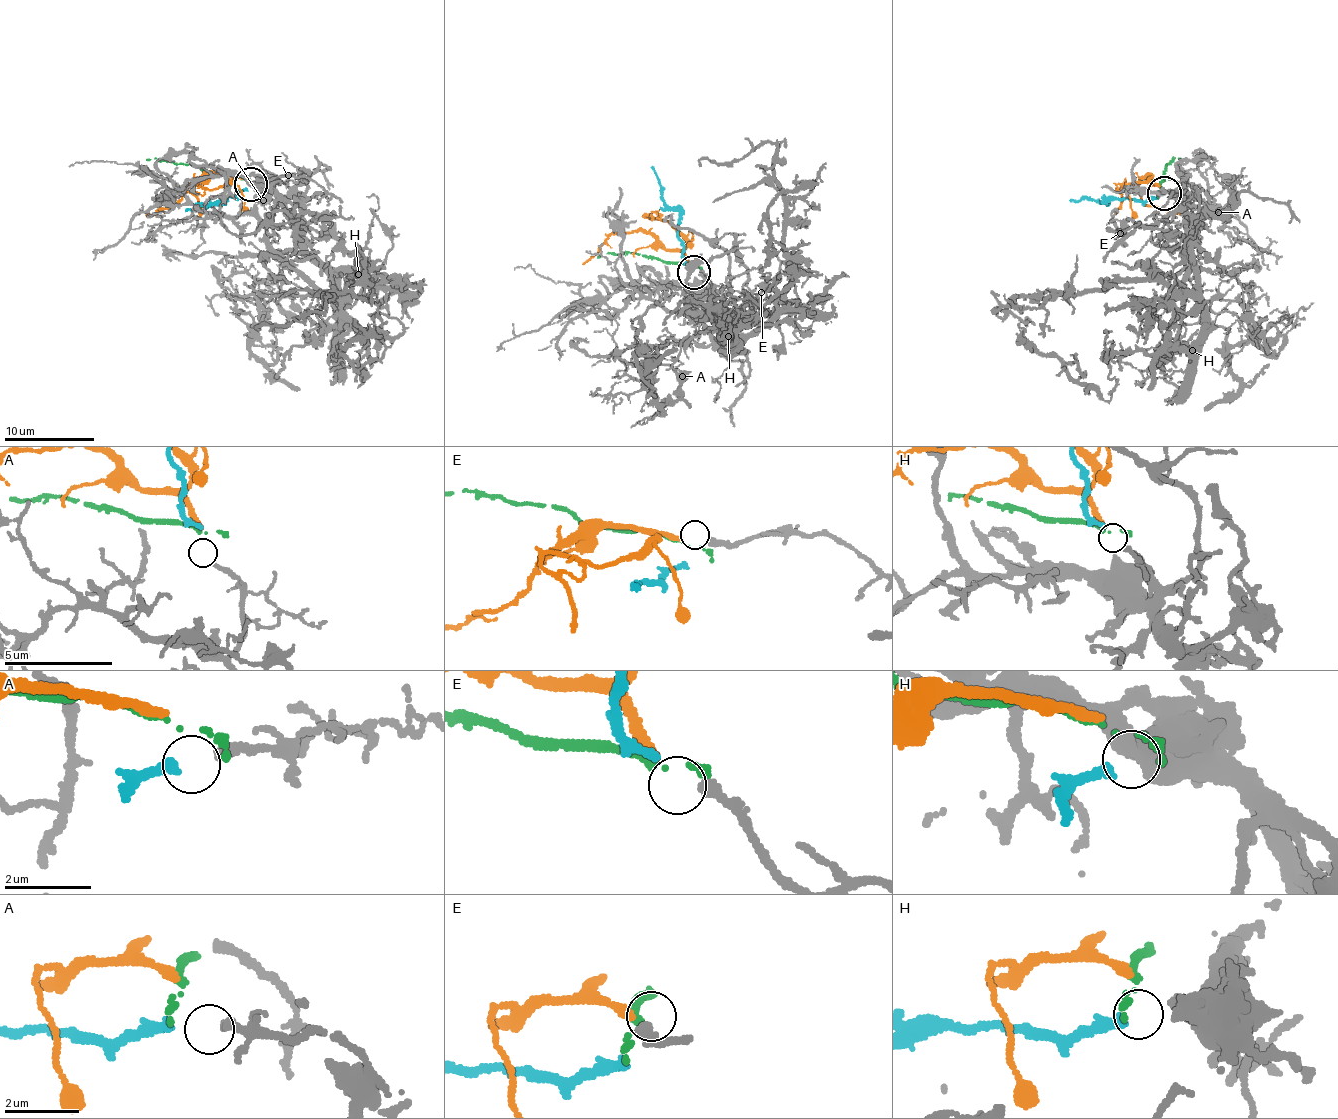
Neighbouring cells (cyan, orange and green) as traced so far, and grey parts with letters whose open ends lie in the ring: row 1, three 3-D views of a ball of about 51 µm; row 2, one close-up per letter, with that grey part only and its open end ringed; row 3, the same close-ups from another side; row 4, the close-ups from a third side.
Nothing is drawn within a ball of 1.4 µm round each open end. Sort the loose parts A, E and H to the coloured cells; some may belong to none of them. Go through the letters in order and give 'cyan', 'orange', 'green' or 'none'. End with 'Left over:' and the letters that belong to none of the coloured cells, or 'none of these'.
A: none
E: none
H: cyan
Left over: A, E

